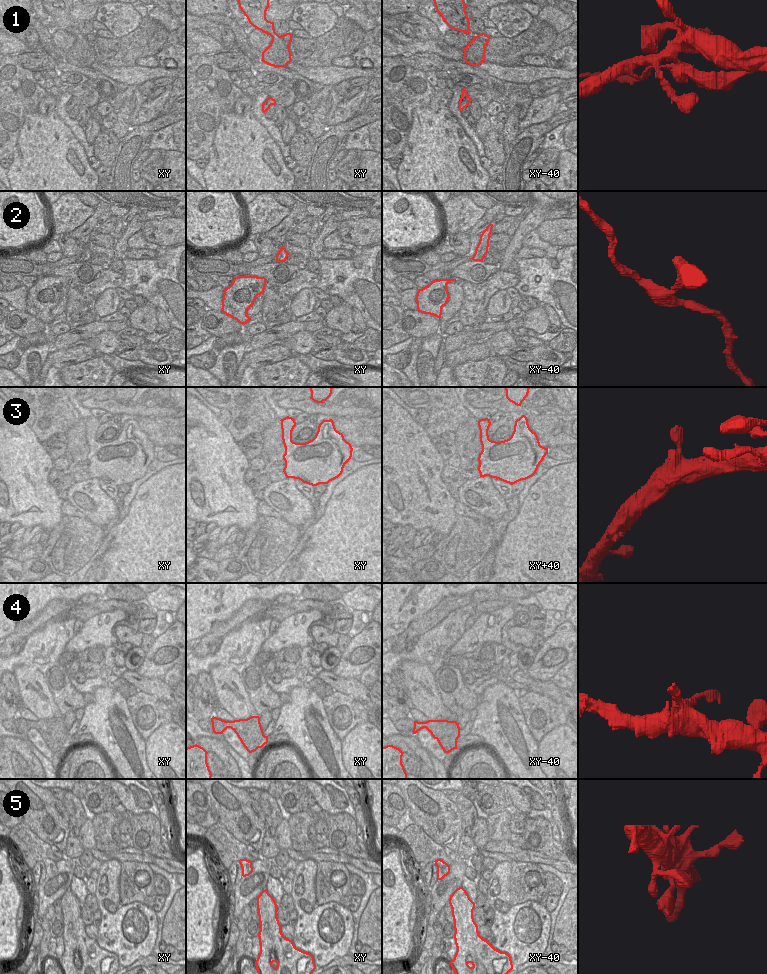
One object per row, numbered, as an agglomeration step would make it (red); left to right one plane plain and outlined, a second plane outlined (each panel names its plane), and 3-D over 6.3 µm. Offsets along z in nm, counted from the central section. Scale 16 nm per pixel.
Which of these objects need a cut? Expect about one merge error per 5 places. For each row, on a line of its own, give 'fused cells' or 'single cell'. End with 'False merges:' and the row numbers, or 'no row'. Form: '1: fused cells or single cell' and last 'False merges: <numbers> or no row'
1: fused cells
2: single cell
3: single cell
4: fused cells
5: single cell
False merges: 1, 4

